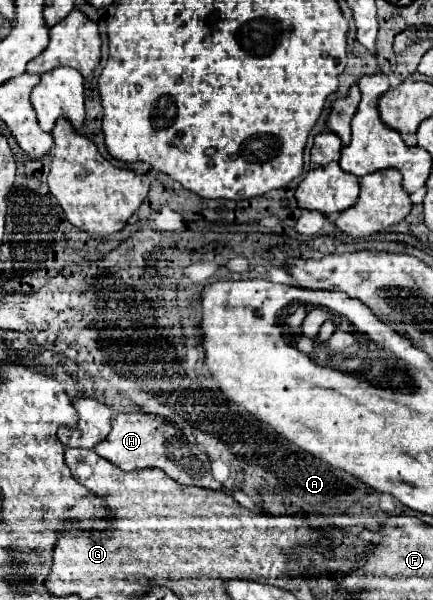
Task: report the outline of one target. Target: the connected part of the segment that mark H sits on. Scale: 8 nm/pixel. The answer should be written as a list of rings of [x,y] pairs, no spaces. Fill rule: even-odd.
[[[122,413],[112,421],[110,435],[94,447],[94,451],[118,465],[122,471],[134,469],[162,469],[174,481],[184,485],[200,485],[210,489],[210,459],[200,453],[196,443],[186,441],[186,437],[176,429],[158,423],[152,415],[146,413]]]

